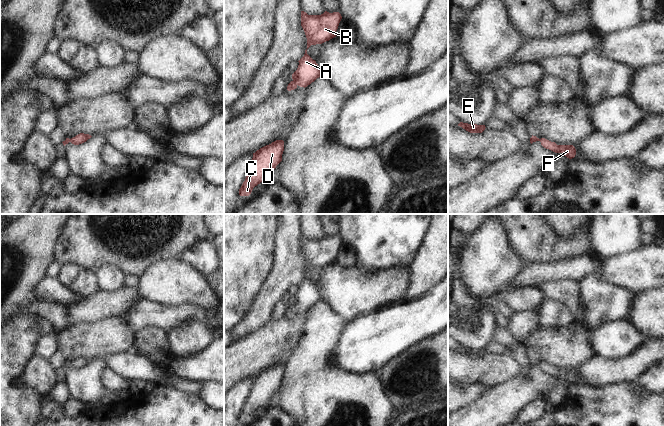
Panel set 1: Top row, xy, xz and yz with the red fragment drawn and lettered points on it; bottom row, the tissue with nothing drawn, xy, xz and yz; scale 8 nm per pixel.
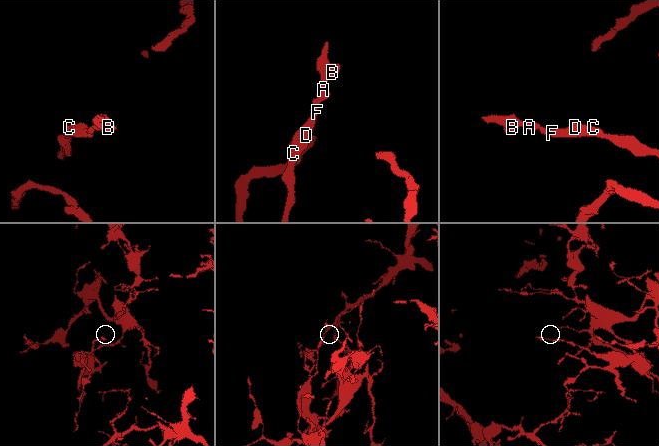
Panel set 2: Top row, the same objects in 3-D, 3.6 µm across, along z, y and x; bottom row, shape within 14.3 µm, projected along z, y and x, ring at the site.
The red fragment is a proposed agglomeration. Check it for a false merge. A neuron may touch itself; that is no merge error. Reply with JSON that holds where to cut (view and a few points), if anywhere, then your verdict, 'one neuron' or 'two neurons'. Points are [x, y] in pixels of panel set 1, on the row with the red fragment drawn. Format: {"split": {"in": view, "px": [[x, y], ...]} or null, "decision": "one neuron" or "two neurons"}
{"split": null, "decision": "one neuron"}

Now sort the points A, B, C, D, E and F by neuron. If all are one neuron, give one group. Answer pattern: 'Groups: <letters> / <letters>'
Groups: A B C D E F.

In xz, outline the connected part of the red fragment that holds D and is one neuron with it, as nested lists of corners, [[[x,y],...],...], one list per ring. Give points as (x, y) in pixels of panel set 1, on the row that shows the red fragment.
[[[276,140],[253,153],[250,170],[239,189],[240,196],[249,196],[255,186],[271,175],[282,161],[283,151],[284,141]]]

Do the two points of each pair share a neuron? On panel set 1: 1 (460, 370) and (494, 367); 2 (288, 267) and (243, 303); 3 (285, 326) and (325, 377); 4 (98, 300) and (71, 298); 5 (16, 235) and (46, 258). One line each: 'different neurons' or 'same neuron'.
1: same neuron
2: different neurons
3: different neurons
4: different neurons
5: same neuron

